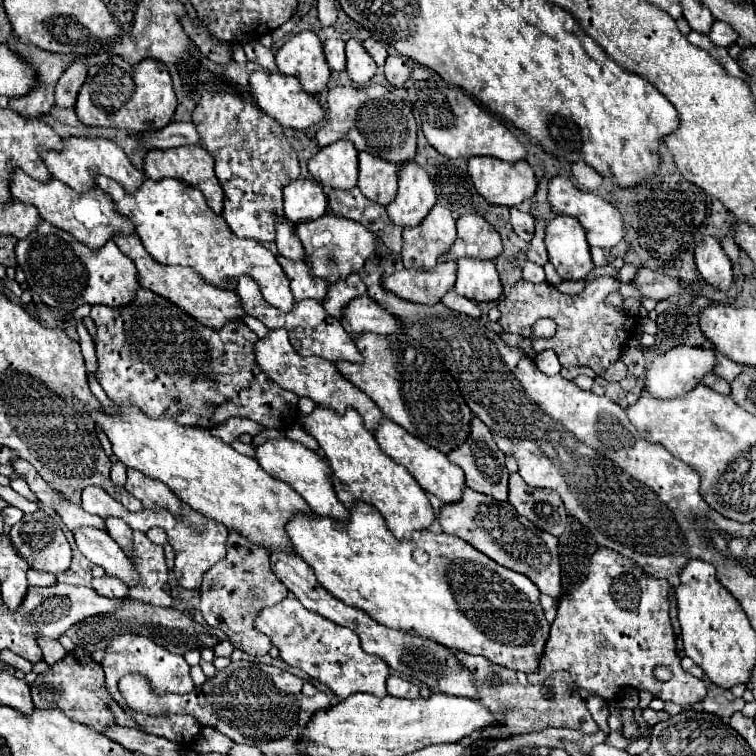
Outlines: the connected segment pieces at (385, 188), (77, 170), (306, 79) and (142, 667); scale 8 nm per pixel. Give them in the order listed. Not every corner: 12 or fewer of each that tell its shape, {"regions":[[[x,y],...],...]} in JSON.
{"regions":[[[359,151],[361,193],[389,205],[399,165]],[[67,137],[39,147],[49,173],[77,191],[93,173],[137,189],[143,173],[111,139]],[[313,31],[293,35],[275,53],[283,75],[311,95],[331,75]],[[125,633],[101,667],[111,697],[129,713],[117,681],[143,673],[162,695],[195,689],[189,665],[145,635]]]}

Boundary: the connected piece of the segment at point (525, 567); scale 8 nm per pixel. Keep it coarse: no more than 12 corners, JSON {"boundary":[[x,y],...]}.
{"boundary":[[463,489],[443,533],[559,597],[557,537],[507,501]]}

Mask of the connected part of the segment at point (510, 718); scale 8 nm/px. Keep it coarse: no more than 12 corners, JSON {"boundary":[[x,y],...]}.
{"boundary":[[453,651],[479,699],[507,705],[513,735],[547,727],[595,733],[567,671],[519,685],[513,669]]}

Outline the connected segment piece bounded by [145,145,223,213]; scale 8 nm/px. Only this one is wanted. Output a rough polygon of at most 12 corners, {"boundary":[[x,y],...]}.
{"boundary":[[201,145],[153,149],[149,179],[173,177],[201,189],[215,213],[223,189],[213,157]]}

